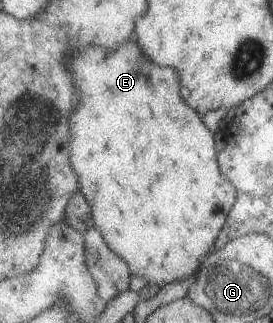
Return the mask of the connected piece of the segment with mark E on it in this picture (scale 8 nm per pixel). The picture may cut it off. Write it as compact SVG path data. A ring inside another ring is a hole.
M128 43L128 45L120 47L116 53L110 53L100 46L88 46L86 49L81 48L73 52L67 60L72 61L70 65L73 74L76 75L78 87L84 91L84 101L86 101L86 105L80 105L80 109L72 114L72 119L69 121L73 133L72 165L79 174L80 192L88 199L97 229L103 234L110 249L128 261L132 275L148 279L150 284L155 283L162 287L194 275L196 271L200 271L204 257L209 256L212 247L216 245L224 225L227 224L228 215L236 204L238 195L236 187L227 176L223 175L220 168L215 133L204 123L204 115L196 109L192 109L192 106L188 105L182 97L179 70L172 66L158 65L151 58L148 59L138 43L134 43L134 45Z

